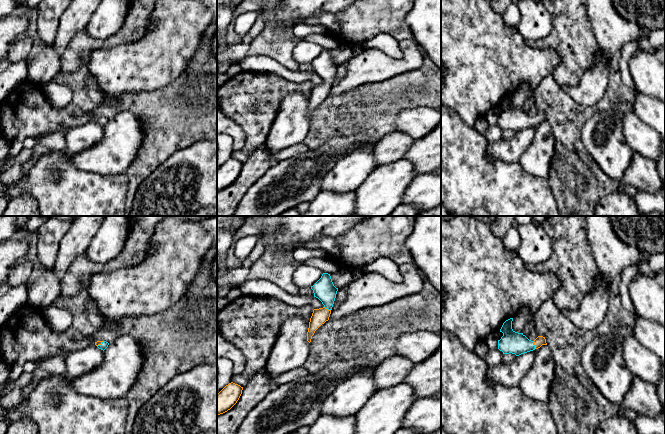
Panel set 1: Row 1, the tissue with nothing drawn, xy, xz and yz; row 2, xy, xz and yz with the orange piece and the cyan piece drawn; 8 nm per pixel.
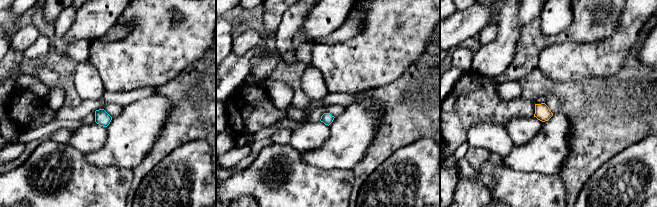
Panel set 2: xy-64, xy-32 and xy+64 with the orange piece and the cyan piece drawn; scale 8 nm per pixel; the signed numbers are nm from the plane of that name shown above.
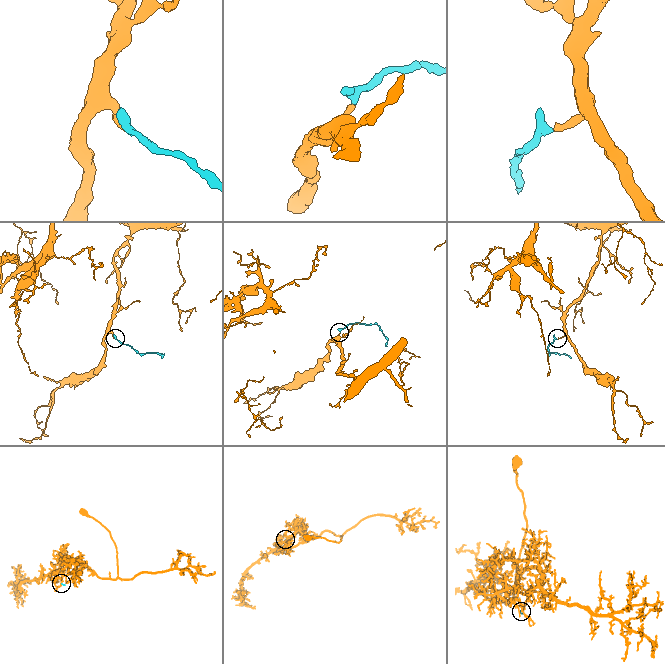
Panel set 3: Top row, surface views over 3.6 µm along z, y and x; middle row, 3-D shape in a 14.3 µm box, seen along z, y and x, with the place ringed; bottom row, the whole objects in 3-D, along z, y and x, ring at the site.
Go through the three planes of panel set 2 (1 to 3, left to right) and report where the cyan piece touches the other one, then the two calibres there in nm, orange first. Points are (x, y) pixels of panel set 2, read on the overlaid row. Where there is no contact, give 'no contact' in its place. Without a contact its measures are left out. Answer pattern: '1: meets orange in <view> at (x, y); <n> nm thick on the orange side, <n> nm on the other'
1: no contact
2: no contact
3: no contact

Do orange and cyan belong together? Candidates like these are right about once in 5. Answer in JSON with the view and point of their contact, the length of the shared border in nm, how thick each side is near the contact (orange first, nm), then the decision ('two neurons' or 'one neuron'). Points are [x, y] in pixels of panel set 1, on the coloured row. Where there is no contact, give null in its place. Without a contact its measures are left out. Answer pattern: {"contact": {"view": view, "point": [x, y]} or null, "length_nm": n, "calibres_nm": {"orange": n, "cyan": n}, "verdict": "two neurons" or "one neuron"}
{"contact": {"view": "yz", "point": [534, 344]}, "length_nm": 70, "calibres_nm": {"orange": 80, "cyan": 180}, "verdict": "one neuron"}

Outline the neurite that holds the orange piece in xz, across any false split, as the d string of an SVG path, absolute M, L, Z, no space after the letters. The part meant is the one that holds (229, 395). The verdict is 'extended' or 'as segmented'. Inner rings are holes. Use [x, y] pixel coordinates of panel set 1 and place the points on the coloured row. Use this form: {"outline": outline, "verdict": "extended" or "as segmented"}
{"outline": "M231 382L217 394L217 415L230 410L239 400L242 390L243 387Z", "verdict": "as segmented"}

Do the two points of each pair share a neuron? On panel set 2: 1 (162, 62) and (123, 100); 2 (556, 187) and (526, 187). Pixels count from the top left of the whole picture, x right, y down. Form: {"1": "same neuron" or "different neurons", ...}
{"1": "different neurons", "2": "same neuron"}

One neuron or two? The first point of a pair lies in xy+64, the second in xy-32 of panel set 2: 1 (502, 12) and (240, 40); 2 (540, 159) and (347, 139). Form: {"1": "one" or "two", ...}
{"1": "two", "2": "one"}

